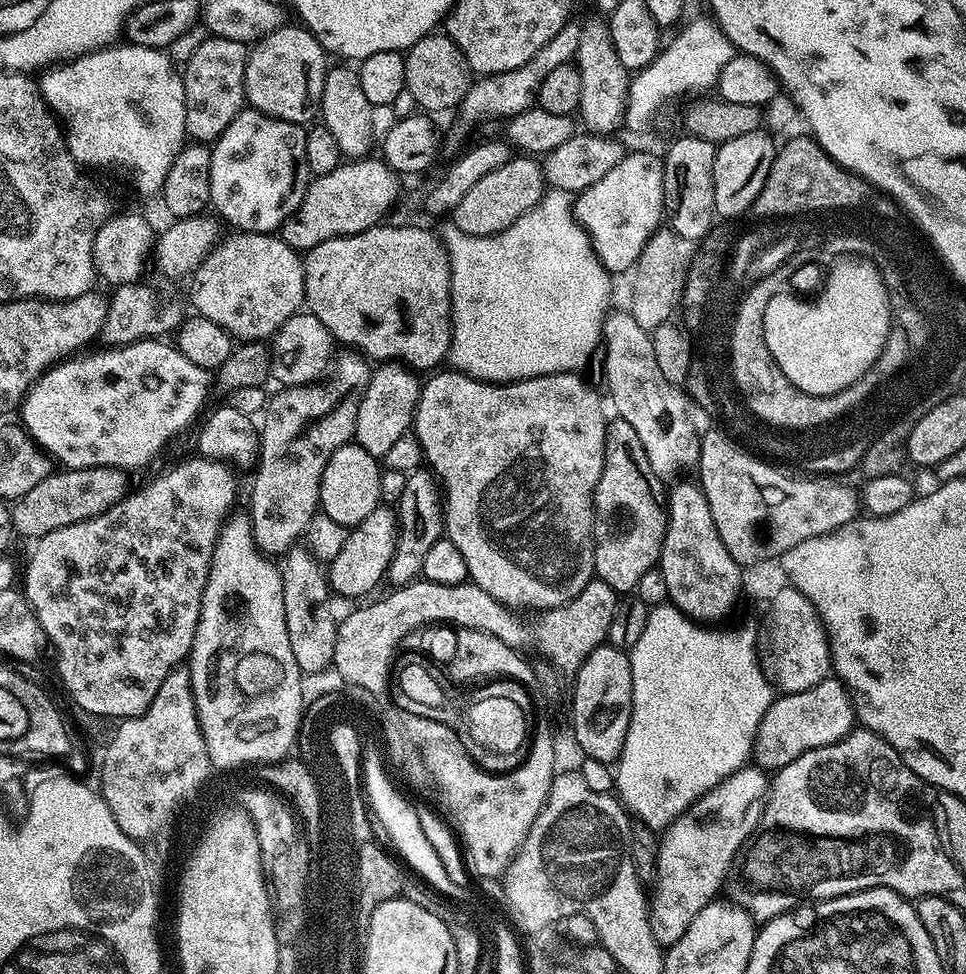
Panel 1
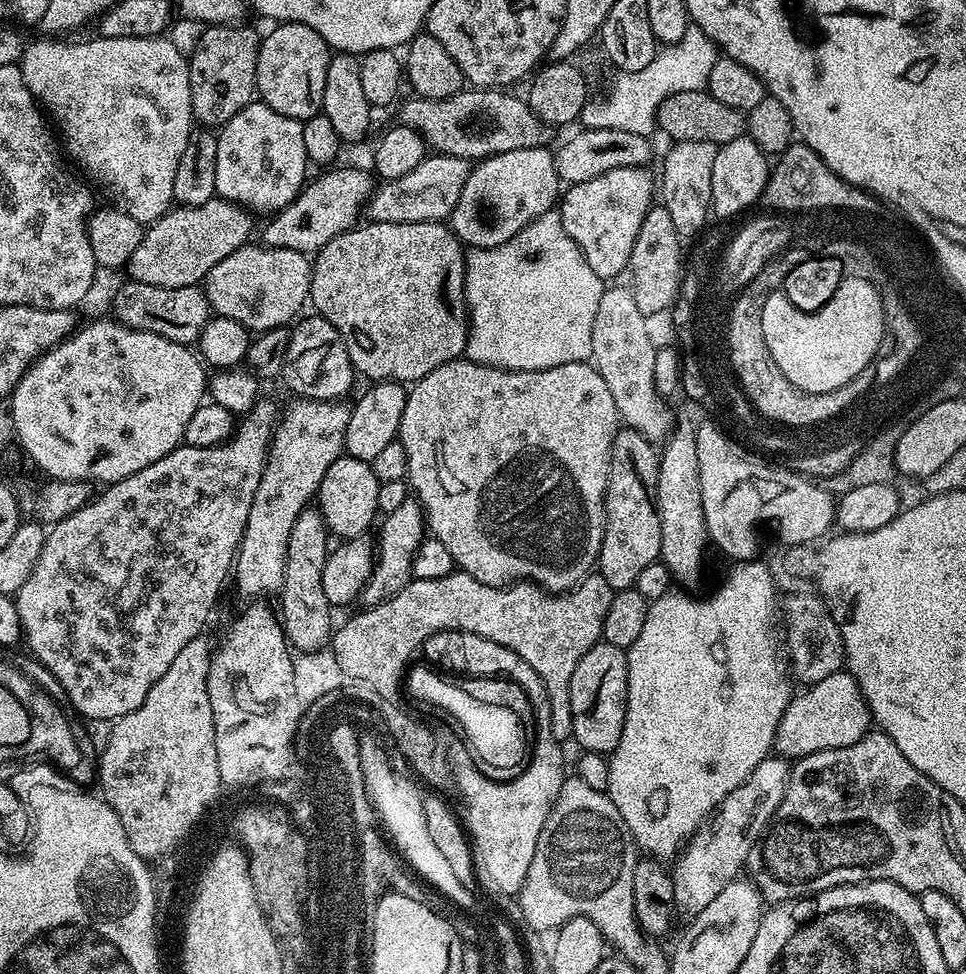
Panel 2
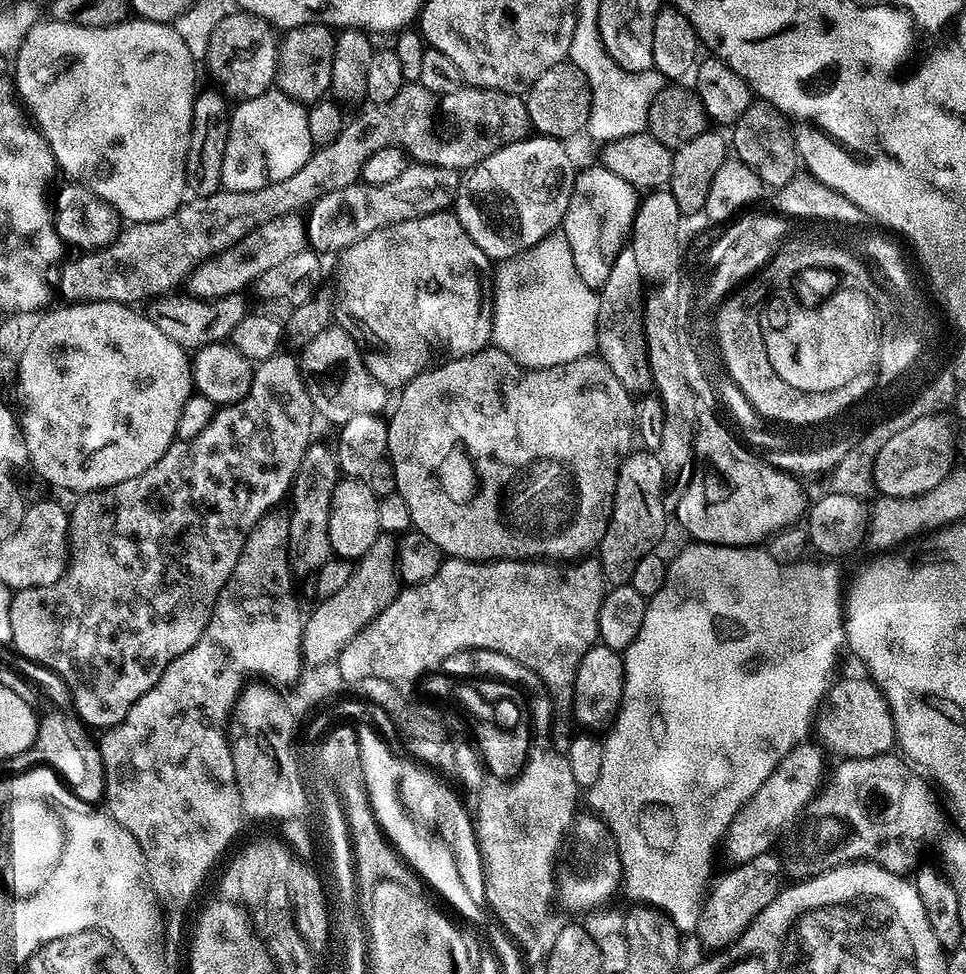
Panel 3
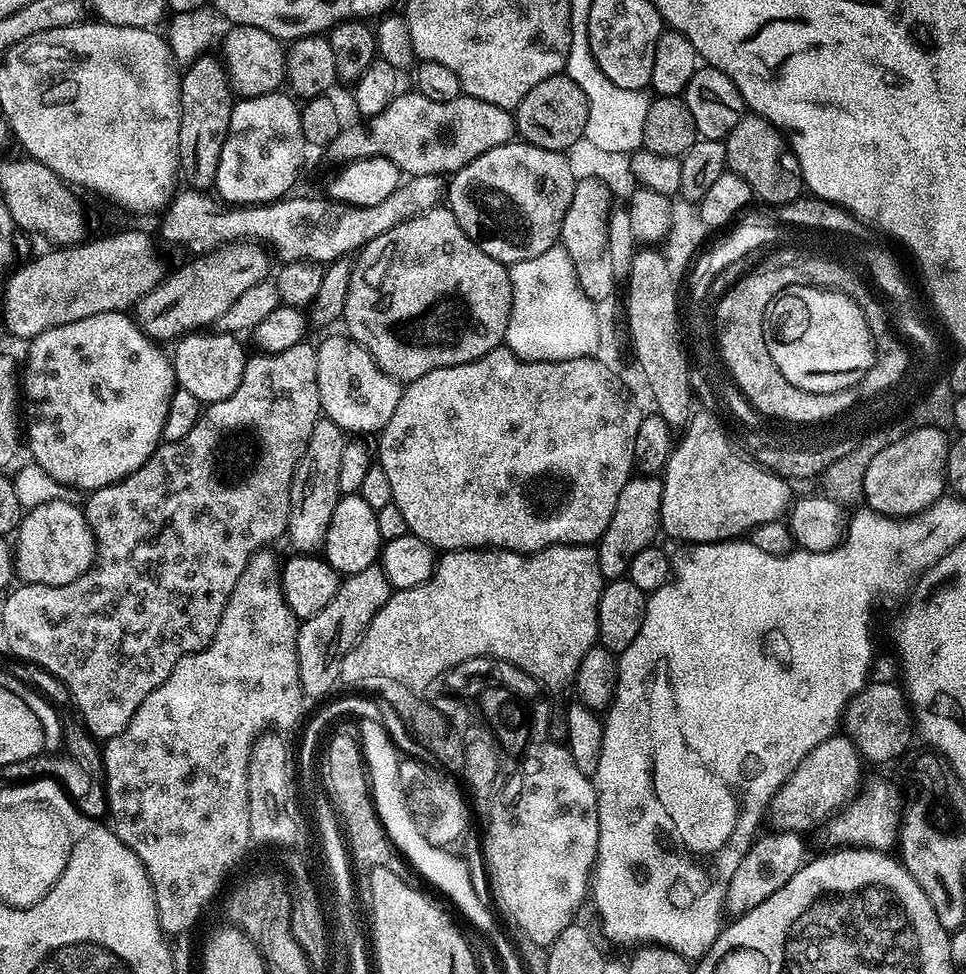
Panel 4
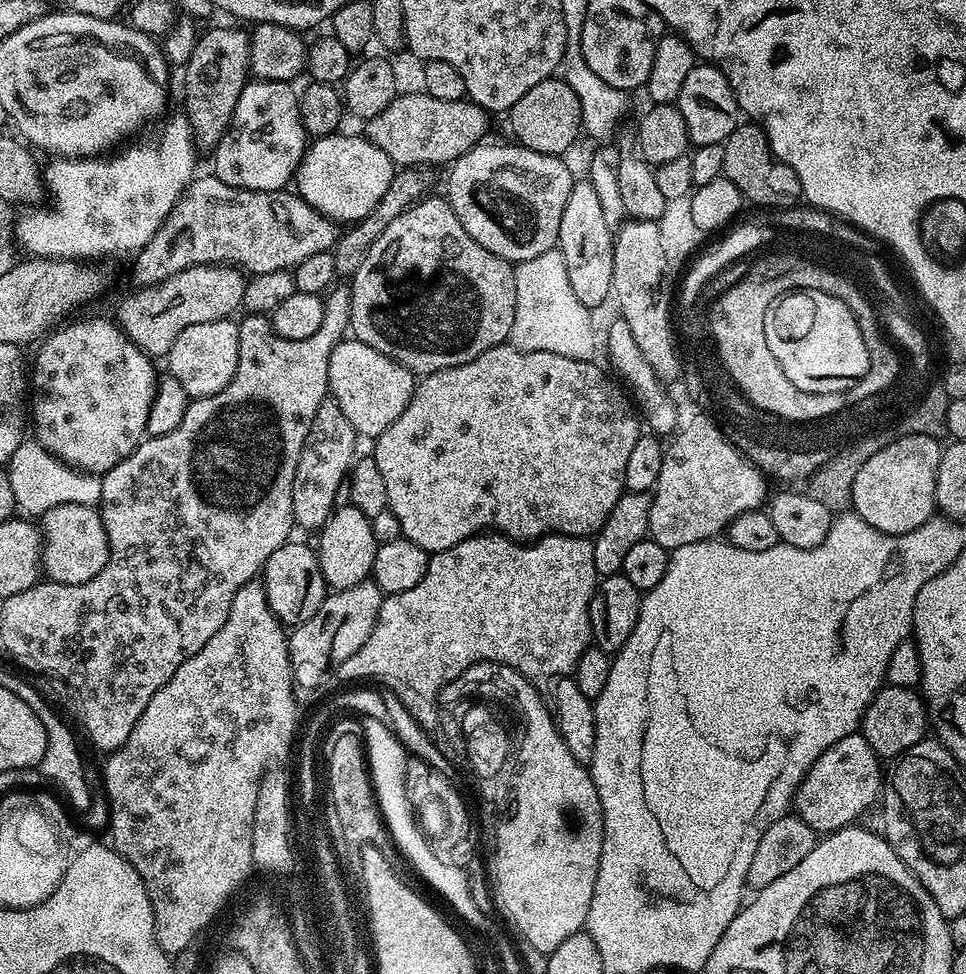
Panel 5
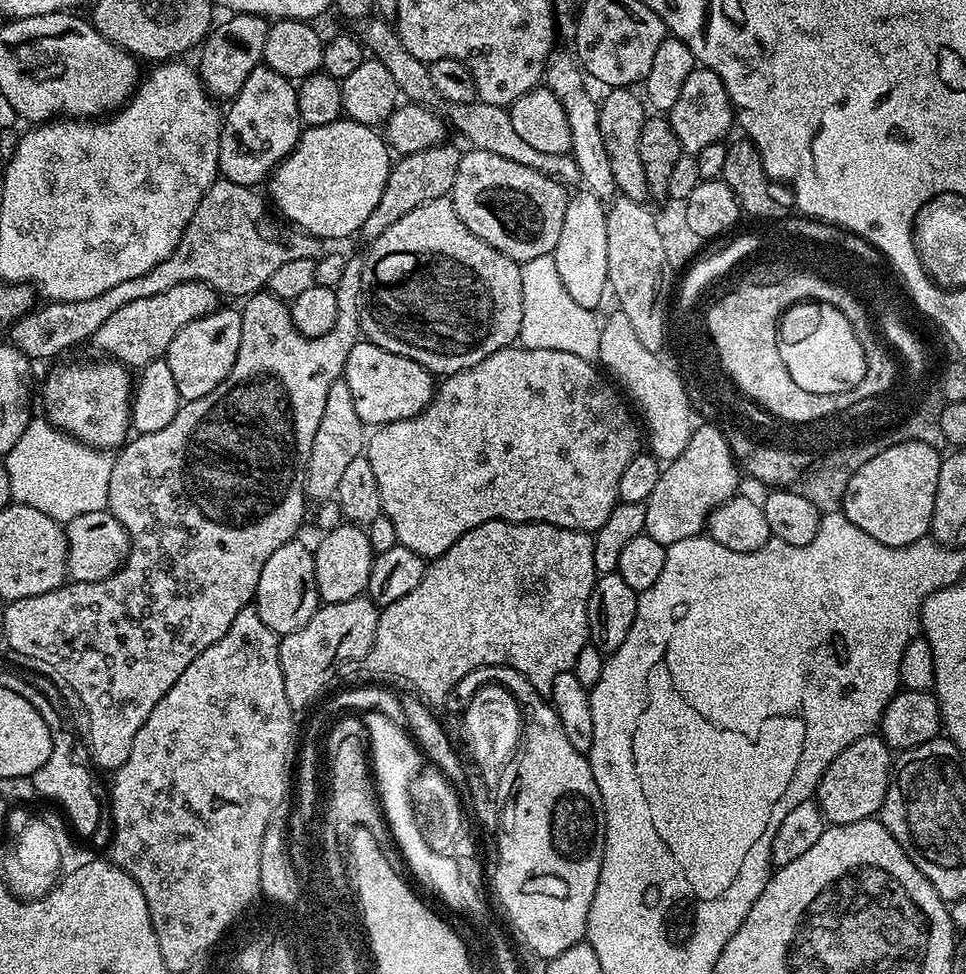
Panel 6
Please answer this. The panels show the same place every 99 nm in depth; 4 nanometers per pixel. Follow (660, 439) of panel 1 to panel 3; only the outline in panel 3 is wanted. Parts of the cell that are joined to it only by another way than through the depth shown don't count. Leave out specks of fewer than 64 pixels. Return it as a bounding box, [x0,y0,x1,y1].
[596,250,652,394]

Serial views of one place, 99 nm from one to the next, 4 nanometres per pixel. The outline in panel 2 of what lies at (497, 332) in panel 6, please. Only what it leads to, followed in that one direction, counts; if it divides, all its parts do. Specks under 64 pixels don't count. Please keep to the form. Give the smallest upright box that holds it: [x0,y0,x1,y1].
[311,222,468,386]

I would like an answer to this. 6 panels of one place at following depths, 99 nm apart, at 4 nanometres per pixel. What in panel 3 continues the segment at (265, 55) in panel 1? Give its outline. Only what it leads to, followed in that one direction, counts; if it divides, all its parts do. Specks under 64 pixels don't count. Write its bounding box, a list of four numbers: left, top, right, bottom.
[275,24,336,106]

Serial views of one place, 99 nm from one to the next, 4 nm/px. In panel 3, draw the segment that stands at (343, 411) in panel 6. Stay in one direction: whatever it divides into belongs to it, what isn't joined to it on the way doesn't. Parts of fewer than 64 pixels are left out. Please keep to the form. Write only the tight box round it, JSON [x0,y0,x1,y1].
[287,442,338,577]

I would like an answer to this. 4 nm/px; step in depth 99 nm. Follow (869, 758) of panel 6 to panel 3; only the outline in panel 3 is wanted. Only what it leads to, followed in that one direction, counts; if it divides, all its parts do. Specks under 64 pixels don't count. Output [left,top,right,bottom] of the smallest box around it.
[722,743,825,865]

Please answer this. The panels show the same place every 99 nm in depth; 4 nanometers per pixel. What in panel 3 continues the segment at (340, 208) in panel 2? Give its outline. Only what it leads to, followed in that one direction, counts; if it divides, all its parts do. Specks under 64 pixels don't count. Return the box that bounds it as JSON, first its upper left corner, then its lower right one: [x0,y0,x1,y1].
[186,212,308,300]

